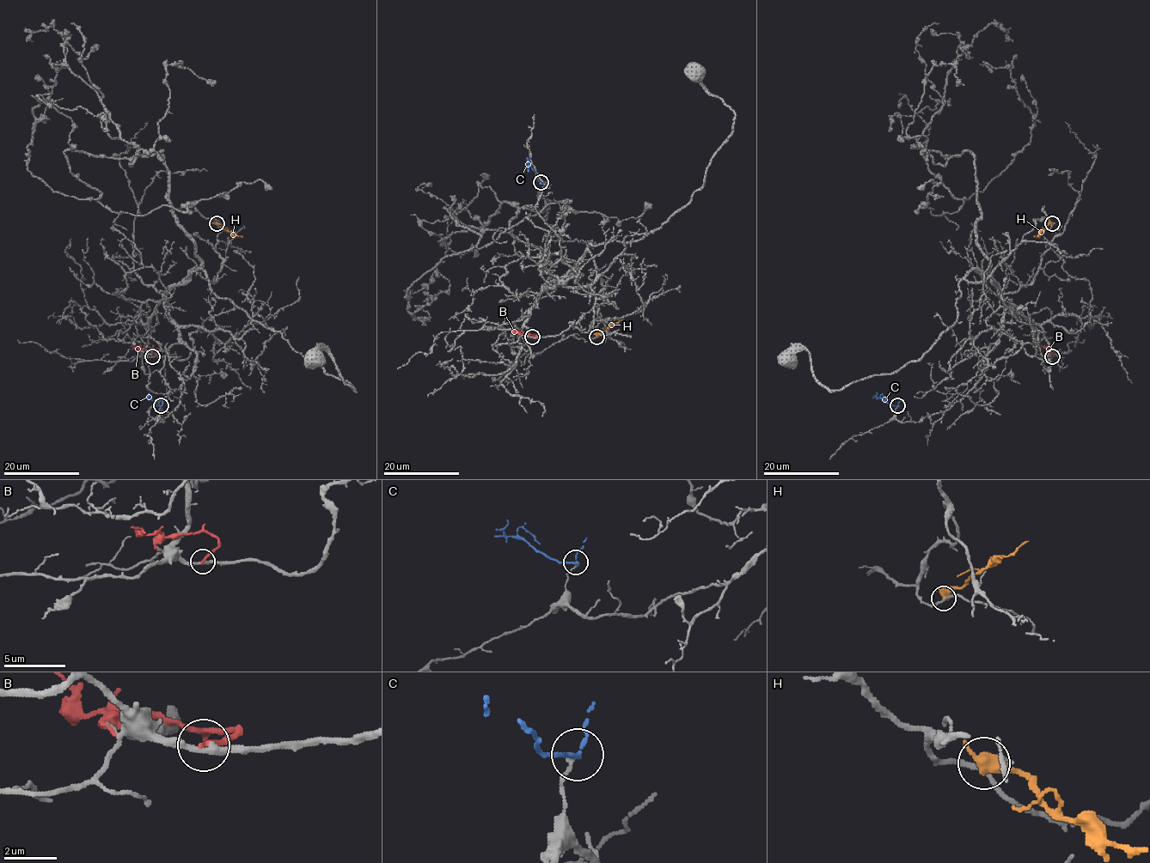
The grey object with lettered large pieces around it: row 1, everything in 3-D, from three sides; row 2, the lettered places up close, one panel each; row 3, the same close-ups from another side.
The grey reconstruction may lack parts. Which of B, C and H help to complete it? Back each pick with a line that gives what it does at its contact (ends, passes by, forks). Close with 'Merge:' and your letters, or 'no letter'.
Merge: no letter

